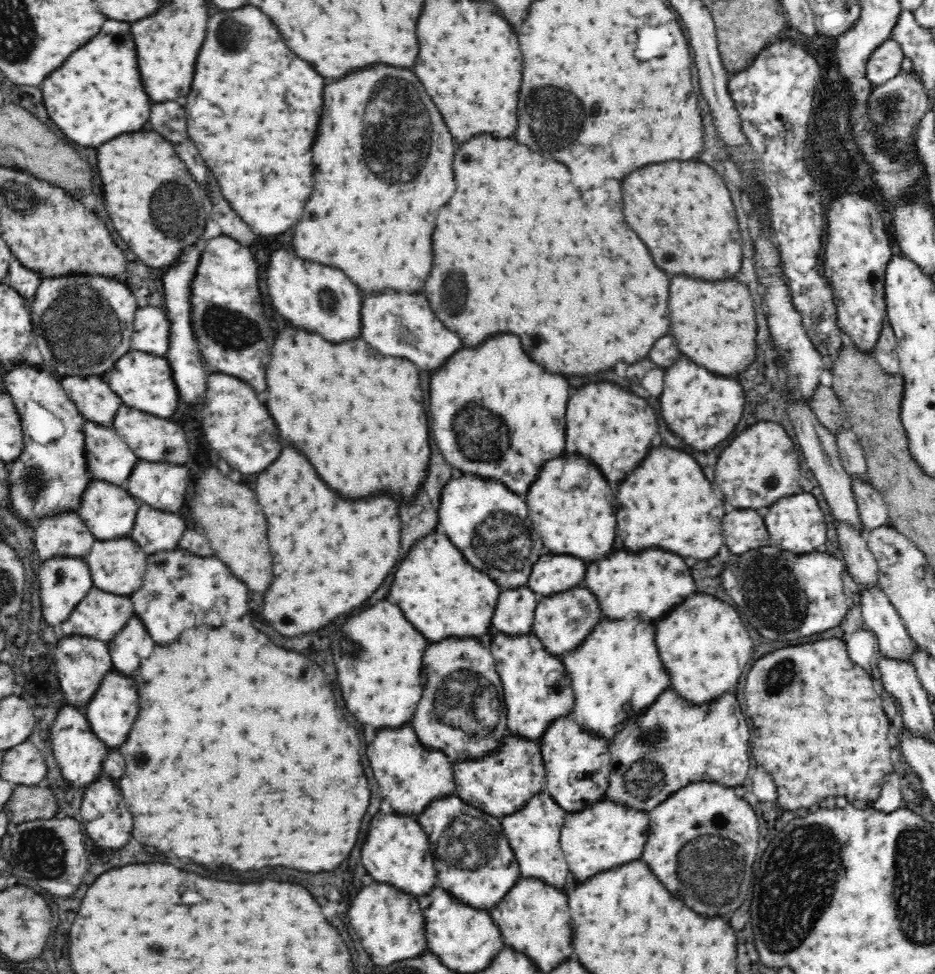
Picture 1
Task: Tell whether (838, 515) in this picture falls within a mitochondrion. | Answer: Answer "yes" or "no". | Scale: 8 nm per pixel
no

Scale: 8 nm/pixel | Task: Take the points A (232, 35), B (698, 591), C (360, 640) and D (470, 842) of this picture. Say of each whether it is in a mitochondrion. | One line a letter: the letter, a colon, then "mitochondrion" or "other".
A: mitochondrion
B: other
C: mitochondrion
D: mitochondrion

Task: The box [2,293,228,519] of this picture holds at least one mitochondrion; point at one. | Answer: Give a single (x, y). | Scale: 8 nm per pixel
(34, 480)

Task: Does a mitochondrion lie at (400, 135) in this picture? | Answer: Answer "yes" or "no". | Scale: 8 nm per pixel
yes

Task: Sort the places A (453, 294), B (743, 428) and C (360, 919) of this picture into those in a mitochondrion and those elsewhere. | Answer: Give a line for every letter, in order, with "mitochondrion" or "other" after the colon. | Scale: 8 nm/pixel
A: mitochondrion
B: other
C: other

